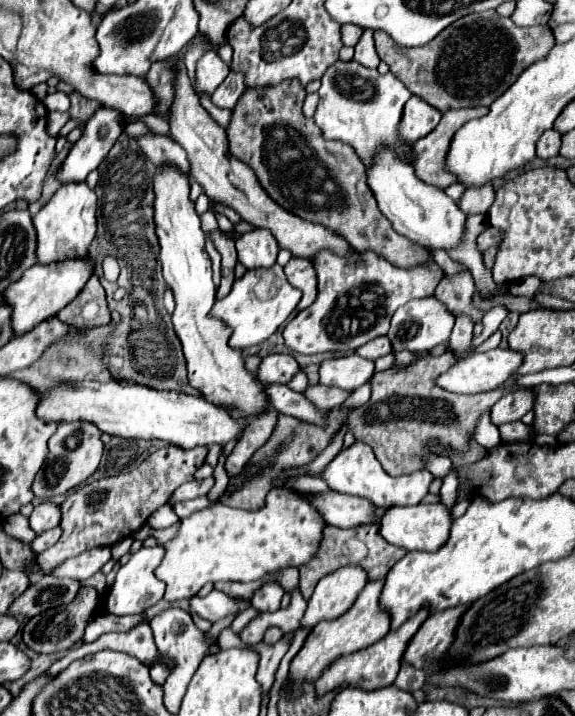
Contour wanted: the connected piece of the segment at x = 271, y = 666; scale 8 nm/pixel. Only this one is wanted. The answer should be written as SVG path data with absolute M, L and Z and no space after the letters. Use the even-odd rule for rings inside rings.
M285 633L285 643L277 641L275 645L267 645L267 643L257 643L253 649L259 653L259 671L257 671L257 681L261 683L261 691L269 693L273 683L275 683L275 673L277 667L283 659L283 655L289 649L289 641L291 641L293 633Z

